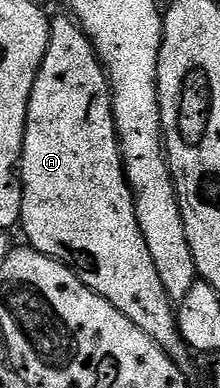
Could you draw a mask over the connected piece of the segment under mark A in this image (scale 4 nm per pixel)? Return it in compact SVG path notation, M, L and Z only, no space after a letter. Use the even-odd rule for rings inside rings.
M65 16L65 18L53 17L51 19L50 40L46 48L46 56L42 60L42 68L38 72L38 76L34 80L34 88L30 92L24 147L22 148L18 173L20 175L20 184L24 188L22 212L20 213L18 226L19 229L24 229L24 234L28 237L27 245L31 249L42 252L46 256L50 256L70 267L78 276L78 280L82 280L82 284L86 284L95 294L102 296L114 308L118 308L118 312L122 312L122 316L126 316L126 320L130 320L138 328L142 328L142 332L146 332L146 336L150 336L156 341L164 349L166 356L170 356L170 360L174 360L174 364L178 369L185 372L191 371L192 358L194 359L193 351L189 350L187 344L184 343L183 336L180 334L180 325L176 319L177 307L174 305L172 297L166 292L166 288L162 288L158 268L154 268L154 256L150 256L150 248L146 248L146 236L142 236L142 228L138 224L136 203L132 196L128 177L124 171L124 157L120 155L120 141L116 135L114 112L112 111L112 85L108 83L108 74L105 72L100 58L96 55L96 49L92 47L92 42L84 35L84 29L81 28L79 22L71 16Z

